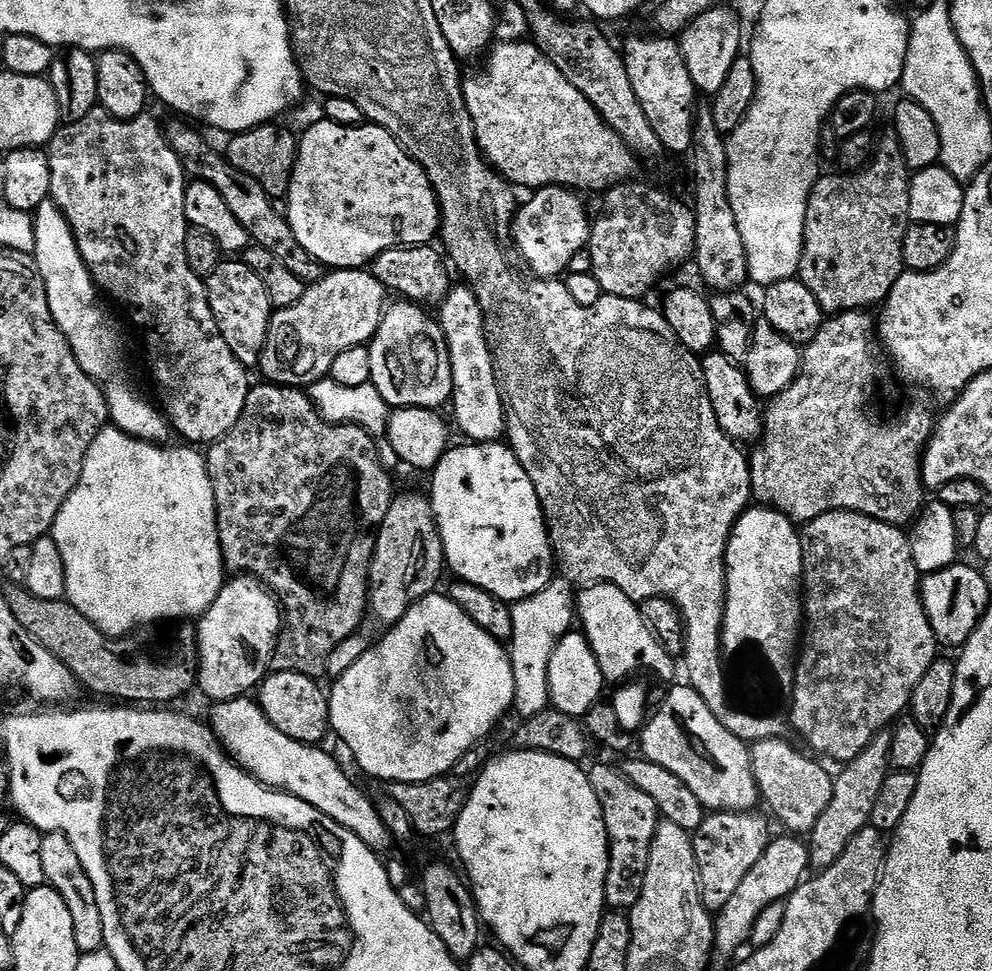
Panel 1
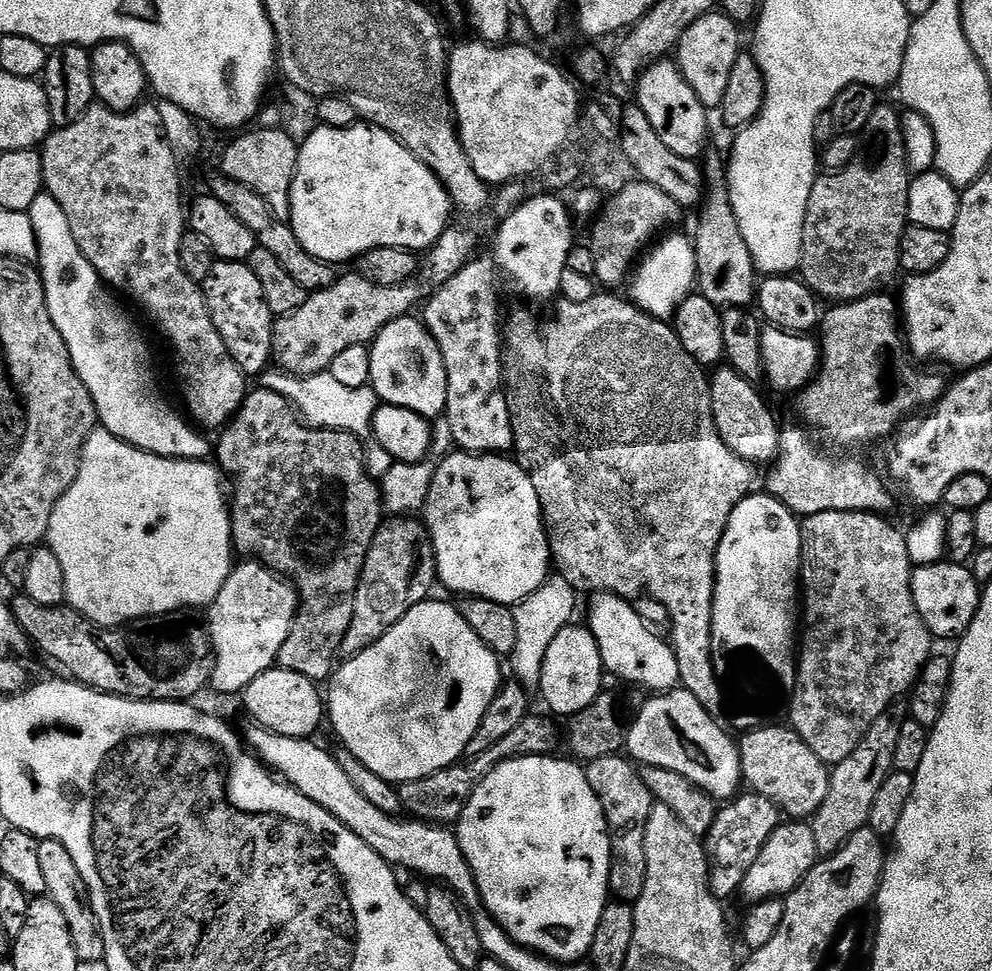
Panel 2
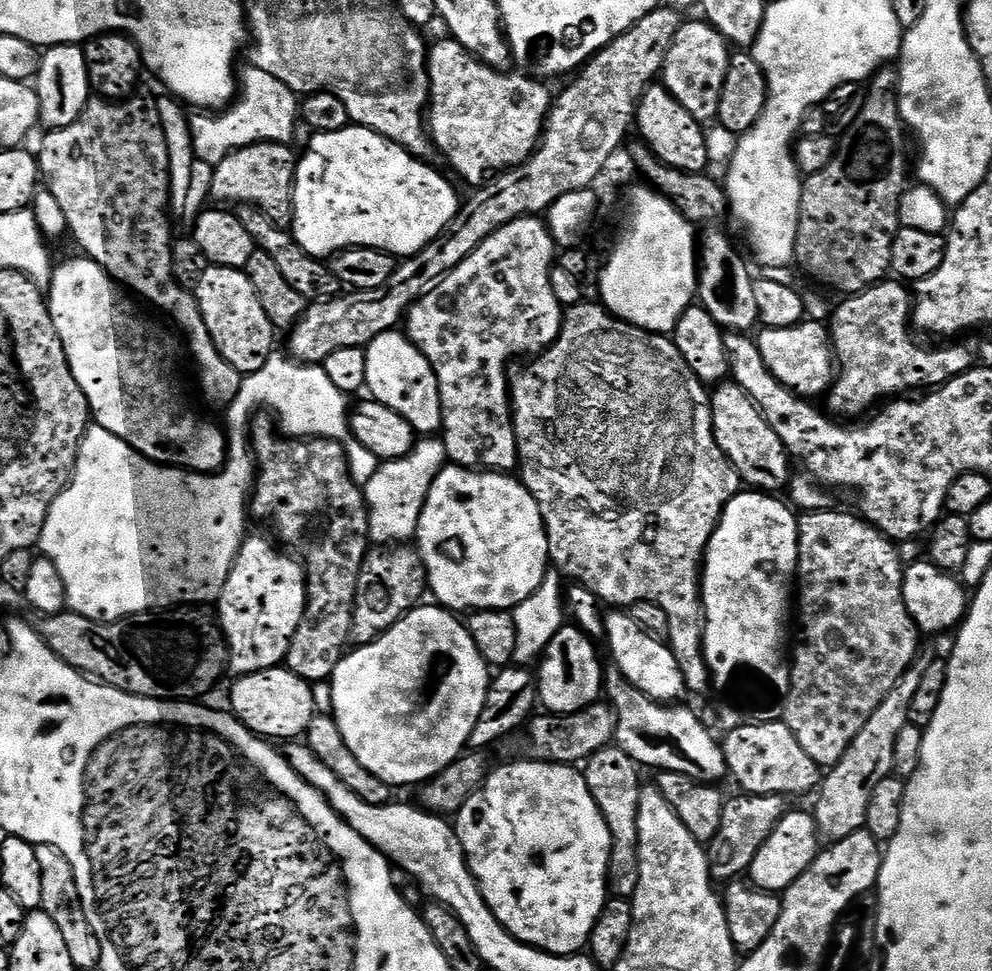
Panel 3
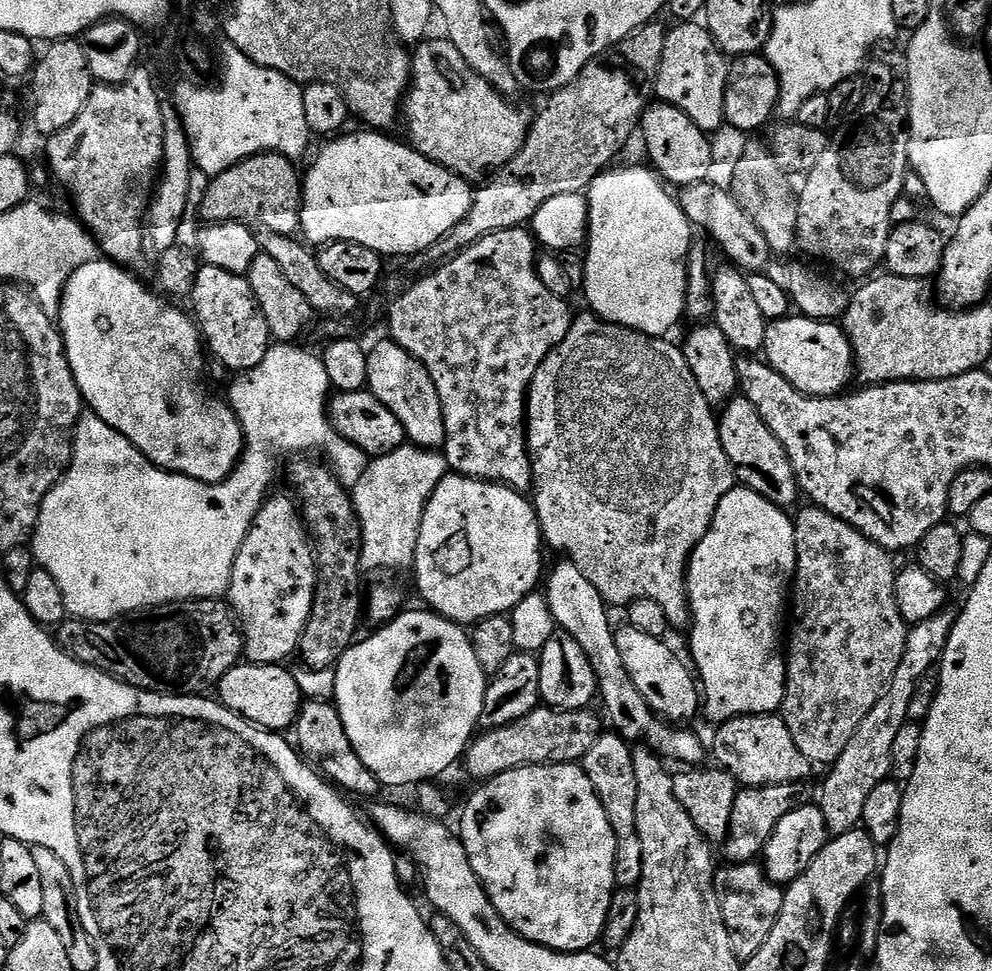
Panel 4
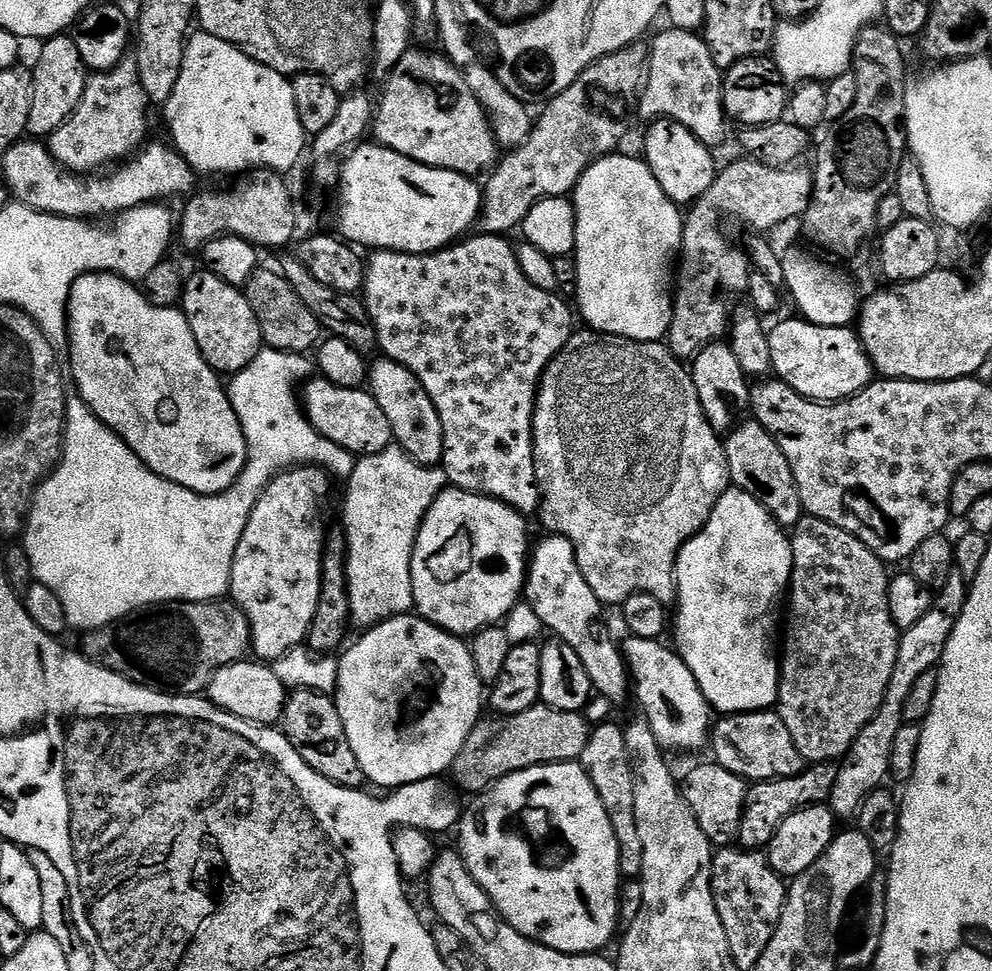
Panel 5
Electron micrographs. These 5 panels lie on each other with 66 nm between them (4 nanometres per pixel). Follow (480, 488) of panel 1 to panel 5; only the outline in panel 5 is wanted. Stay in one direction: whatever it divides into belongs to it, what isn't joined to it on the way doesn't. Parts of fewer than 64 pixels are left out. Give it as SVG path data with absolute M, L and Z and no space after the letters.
M447 487L438 494L438 498L424 515L422 526L418 530L418 538L412 555L412 603L415 611L430 623L438 625L442 630L452 633L453 636L471 638L484 628L499 625L507 617L508 612L515 604L521 603L524 595L524 586L528 579L528 565L530 563L530 543L528 544L528 524L521 513L513 510L501 500L489 496L479 496L473 492L464 492L461 488Z

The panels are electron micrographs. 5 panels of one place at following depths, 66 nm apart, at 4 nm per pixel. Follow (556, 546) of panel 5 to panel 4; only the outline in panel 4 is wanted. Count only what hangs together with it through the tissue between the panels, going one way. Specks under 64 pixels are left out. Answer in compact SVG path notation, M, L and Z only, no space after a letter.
M571 562L563 563L558 565L549 576L548 573L546 576L546 584L548 580L546 595L550 614L556 619L557 629L570 634L570 638L574 638L574 642L578 642L578 646L582 646L582 650L586 650L586 658L590 658L590 666L594 666L599 703L604 703L605 713L603 712L603 715L606 720L606 715L608 715L609 722L613 724L609 725L614 729L616 735L621 736L623 740L643 742L661 757L667 758L669 761L671 761L670 759L677 760L680 766L703 765L705 763L704 752L706 756L705 741L703 744L694 733L687 732L684 729L687 727L673 726L652 711L652 707L648 705L646 698L638 690L638 686L634 686L634 682L630 682L630 674L626 674L626 666L622 666L622 654L618 654L618 646L614 639L614 627L612 628L612 620L608 617L609 605L604 603L602 594L598 594L598 590L594 590L594 586L590 586L590 582L586 582L586 574L582 574L582 570L578 570L578 566L574 566Z

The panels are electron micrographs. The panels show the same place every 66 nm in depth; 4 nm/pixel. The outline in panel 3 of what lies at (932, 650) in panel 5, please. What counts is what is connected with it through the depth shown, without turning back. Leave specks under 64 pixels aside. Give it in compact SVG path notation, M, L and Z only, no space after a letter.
M928 650L921 651L915 662L906 670L906 674L898 678L898 686L894 686L894 690L890 690L890 694L882 698L882 703L879 704L878 710L874 710L874 714L870 714L866 726L858 730L858 738L850 742L850 750L842 754L842 758L833 768L823 773L819 789L814 796L814 815L821 841L825 845L837 844L842 842L842 838L850 838L850 834L865 831L866 809L870 807L870 797L874 794L878 782L882 782L882 778L893 775L894 745L898 733L913 719L914 694L922 683L922 674L926 674L933 659L933 653L928 653Z

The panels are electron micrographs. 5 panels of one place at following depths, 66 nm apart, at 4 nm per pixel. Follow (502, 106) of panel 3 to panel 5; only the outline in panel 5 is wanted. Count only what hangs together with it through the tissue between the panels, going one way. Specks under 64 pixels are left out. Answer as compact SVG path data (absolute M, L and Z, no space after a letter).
M418 46L409 48L401 60L393 66L383 81L384 93L374 108L370 129L375 143L394 150L406 158L431 168L445 168L461 172L463 176L479 177L479 172L491 169L497 163L498 141L493 125L486 115L480 100L466 86L460 69L452 65L447 56L436 52L422 52Z

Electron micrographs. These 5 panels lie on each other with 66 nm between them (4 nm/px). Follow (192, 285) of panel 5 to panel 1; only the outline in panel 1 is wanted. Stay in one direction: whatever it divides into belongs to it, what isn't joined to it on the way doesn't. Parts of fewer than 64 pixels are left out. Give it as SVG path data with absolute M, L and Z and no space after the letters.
M240 258L225 259L214 270L214 274L207 276L206 283L210 310L214 310L214 322L218 322L218 330L222 330L222 338L226 338L226 346L230 346L230 354L234 354L234 358L238 358L238 362L242 362L244 368L255 369L260 363L262 350L266 346L266 334L270 330L274 311L270 294L266 294L266 286L262 286L258 274L254 274L254 270L250 270L250 266L246 266Z

